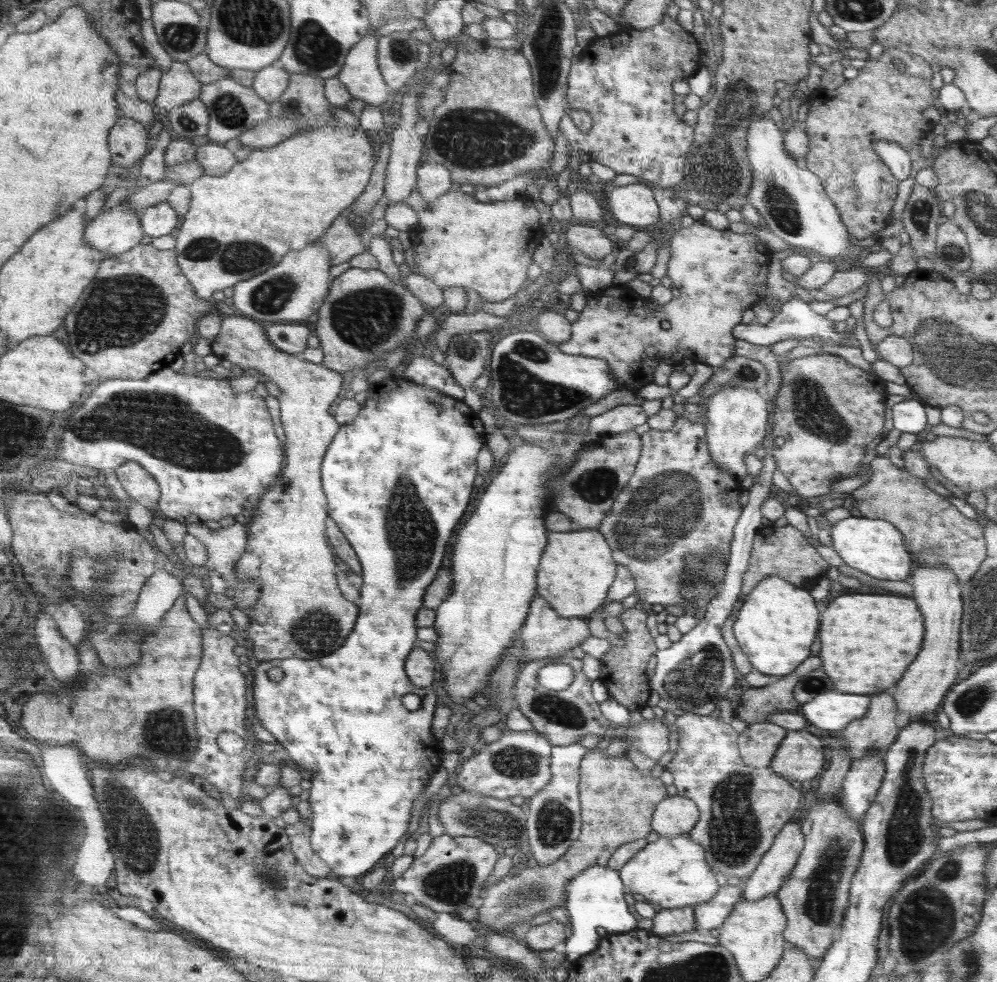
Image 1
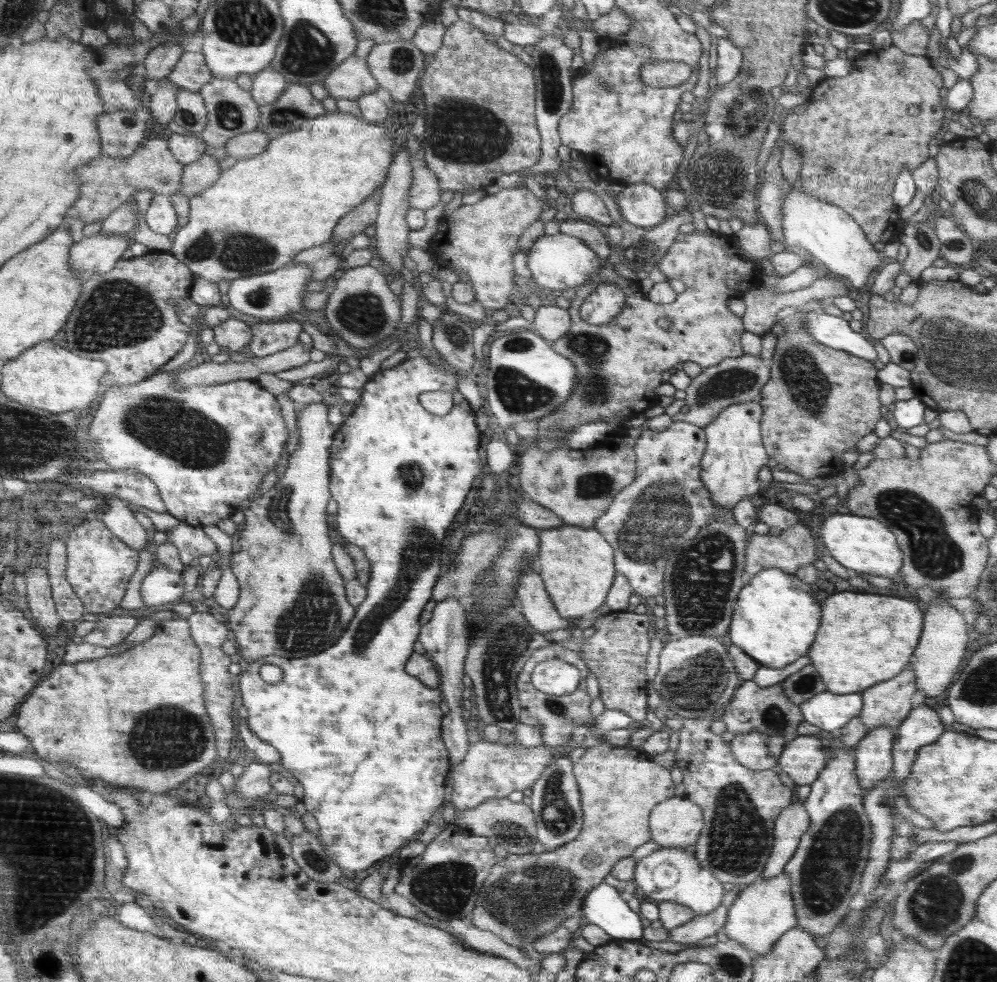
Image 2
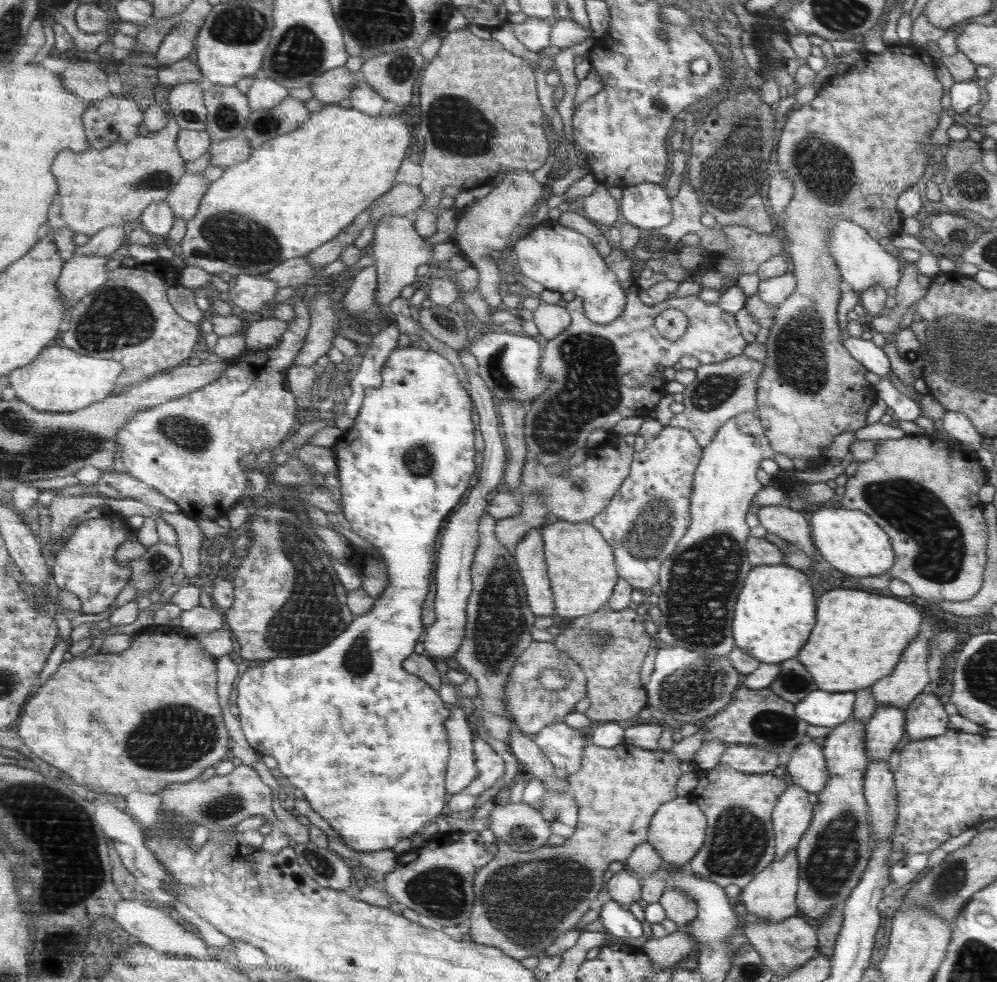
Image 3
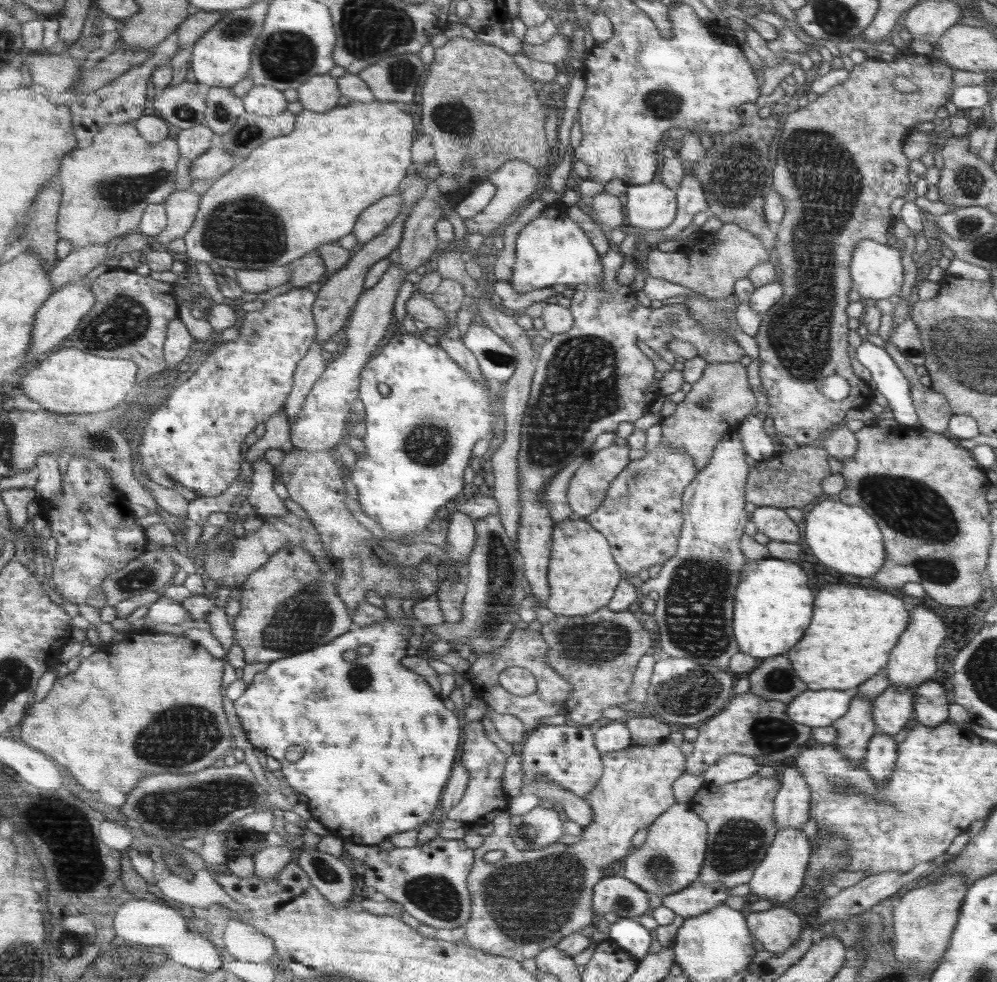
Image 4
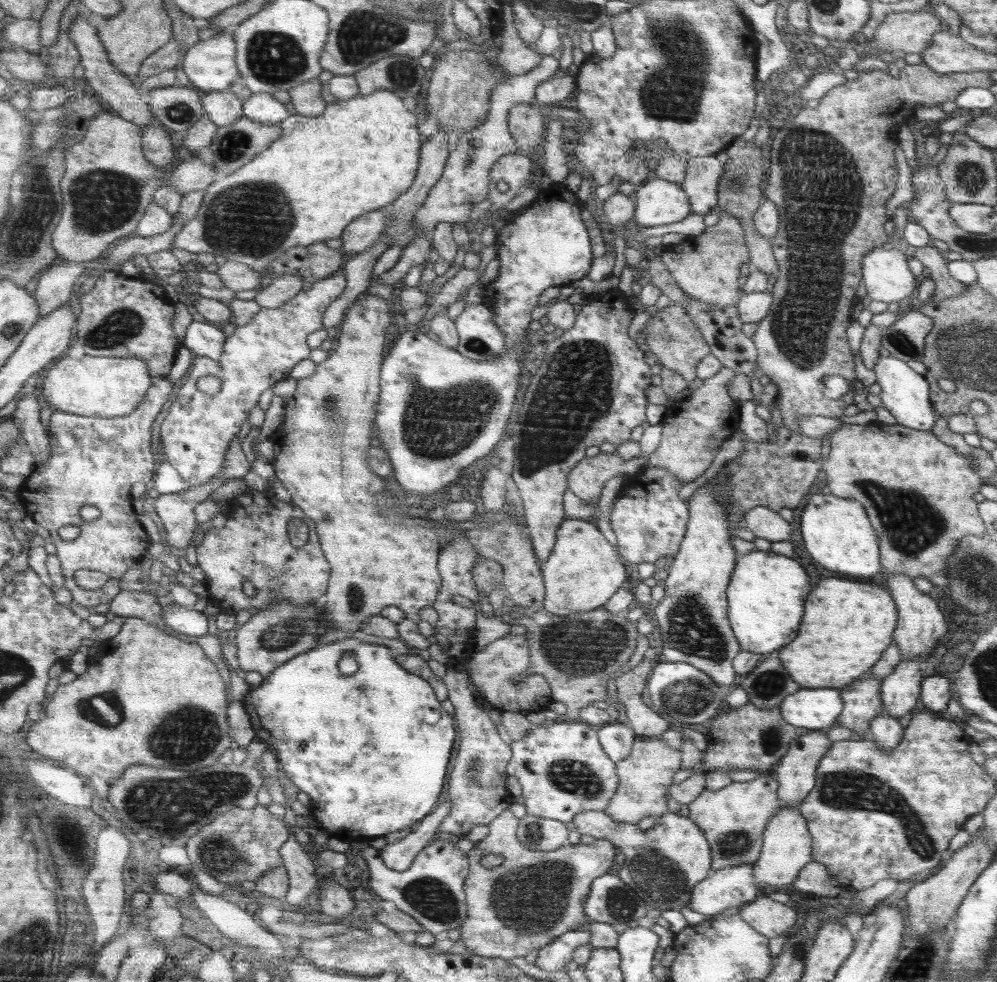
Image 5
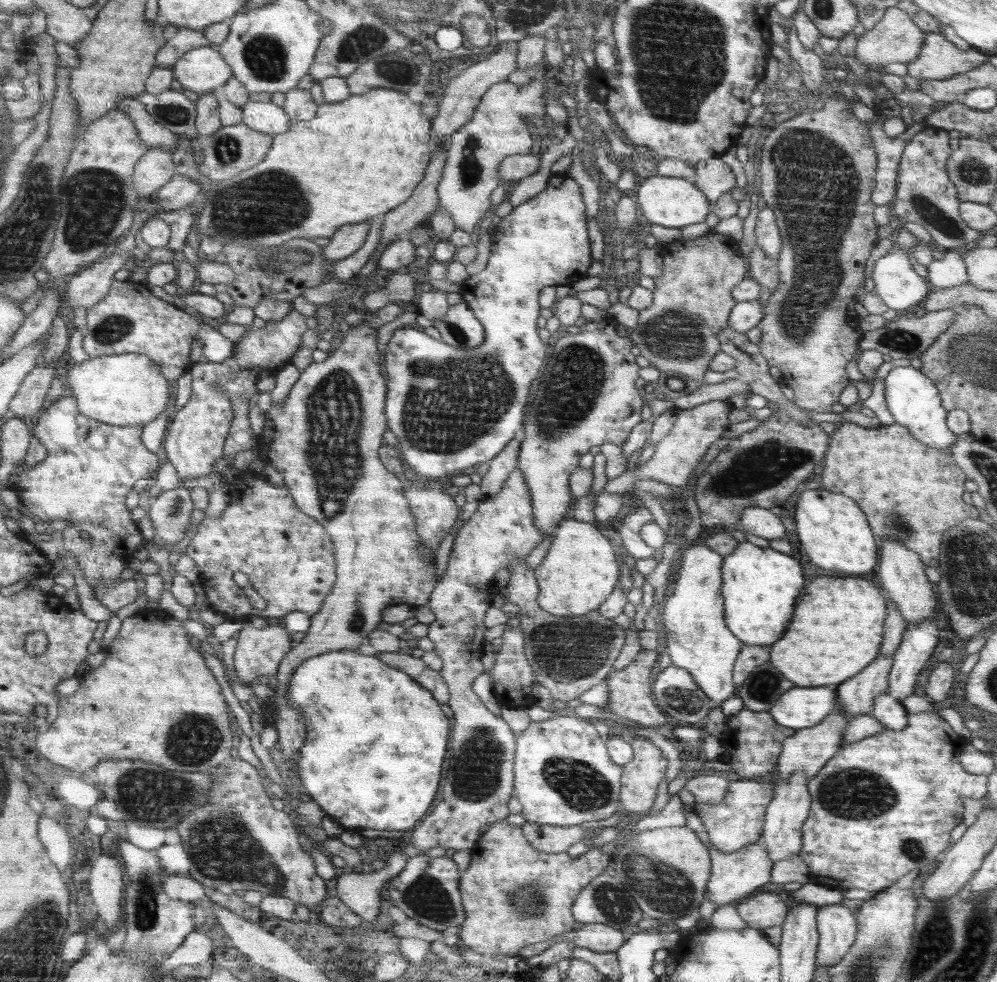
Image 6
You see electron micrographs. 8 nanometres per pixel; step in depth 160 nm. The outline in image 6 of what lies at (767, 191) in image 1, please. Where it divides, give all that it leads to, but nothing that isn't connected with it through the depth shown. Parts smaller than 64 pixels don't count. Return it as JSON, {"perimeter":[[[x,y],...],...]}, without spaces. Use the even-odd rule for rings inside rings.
{"perimeter":[[[893,247],[887,255],[879,258],[874,266],[872,278],[874,289],[872,293],[880,297],[888,308],[899,312],[905,312],[910,306],[921,305],[930,293],[931,287],[926,279],[920,277],[912,267],[913,261],[910,253]]]}

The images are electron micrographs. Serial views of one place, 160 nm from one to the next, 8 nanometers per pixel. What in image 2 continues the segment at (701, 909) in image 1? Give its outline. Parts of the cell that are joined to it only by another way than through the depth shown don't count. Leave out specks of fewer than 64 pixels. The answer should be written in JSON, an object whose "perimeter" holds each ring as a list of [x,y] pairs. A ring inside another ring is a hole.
{"perimeter":[[[722,905],[710,914],[695,916],[692,921],[669,931],[670,942],[696,944],[703,938],[714,936],[720,929],[724,928],[728,914],[729,908]]]}

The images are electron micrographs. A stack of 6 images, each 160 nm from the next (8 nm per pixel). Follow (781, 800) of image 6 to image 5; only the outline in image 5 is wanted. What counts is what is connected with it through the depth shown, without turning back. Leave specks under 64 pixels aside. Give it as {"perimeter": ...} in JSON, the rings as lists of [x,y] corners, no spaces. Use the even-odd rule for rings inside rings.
{"perimeter":[[[782,807],[765,830],[764,848],[753,865],[757,883],[764,883],[768,891],[793,886],[796,876],[813,858],[813,836],[799,807]]]}

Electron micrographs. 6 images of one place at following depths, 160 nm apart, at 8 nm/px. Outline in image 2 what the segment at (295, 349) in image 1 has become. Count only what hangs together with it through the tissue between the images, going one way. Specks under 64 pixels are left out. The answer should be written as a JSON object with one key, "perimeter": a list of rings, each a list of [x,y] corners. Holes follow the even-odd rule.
{"perimeter":[[[272,320],[252,326],[252,338],[248,344],[248,353],[263,358],[292,348],[299,343],[302,323],[298,321]]]}

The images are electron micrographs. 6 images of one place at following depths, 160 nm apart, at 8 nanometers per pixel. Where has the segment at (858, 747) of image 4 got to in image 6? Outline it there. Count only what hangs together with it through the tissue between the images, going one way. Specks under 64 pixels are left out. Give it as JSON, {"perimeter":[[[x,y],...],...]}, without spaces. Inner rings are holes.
{"perimeter":[[[878,656],[860,674],[836,686],[836,702],[848,718],[871,714],[874,699],[887,692],[892,665],[890,657]]]}

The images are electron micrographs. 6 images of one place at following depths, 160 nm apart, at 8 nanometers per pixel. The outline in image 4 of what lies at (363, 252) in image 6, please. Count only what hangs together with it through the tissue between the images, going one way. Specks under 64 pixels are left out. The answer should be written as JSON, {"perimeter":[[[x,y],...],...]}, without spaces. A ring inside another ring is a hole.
{"perimeter":[[[307,287],[291,289],[284,294],[273,297],[265,301],[263,309],[247,312],[242,326],[238,330],[240,334],[238,334],[236,340],[219,344],[218,349],[210,354],[204,353],[201,356],[201,363],[195,363],[194,365],[194,375],[170,392],[168,400],[162,404],[160,409],[152,414],[147,426],[144,426],[141,431],[137,429],[138,442],[134,445],[134,454],[142,462],[143,470],[149,472],[152,468],[159,467],[165,470],[169,478],[174,482],[174,485],[180,484],[190,490],[195,490],[200,497],[222,494],[236,480],[236,476],[238,476],[238,470],[240,470],[240,444],[246,438],[246,434],[250,434],[260,422],[264,422],[264,420],[274,416],[276,412],[280,412],[280,408],[284,404],[284,398],[288,398],[288,392],[293,387],[294,372],[300,360],[303,360],[304,356],[308,354],[308,348],[313,344],[313,340],[317,335],[316,319],[310,316],[310,306],[315,304],[314,300],[317,300],[316,294],[310,292],[310,289]]]}

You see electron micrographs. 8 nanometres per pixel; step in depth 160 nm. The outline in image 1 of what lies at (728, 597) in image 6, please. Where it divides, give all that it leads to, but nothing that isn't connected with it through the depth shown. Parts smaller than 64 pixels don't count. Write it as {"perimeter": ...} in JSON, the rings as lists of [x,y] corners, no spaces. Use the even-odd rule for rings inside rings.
{"perimeter":[[[777,576],[766,577],[748,594],[739,613],[733,634],[754,669],[776,678],[786,676],[810,656],[804,648],[814,644],[820,612],[806,590]]]}

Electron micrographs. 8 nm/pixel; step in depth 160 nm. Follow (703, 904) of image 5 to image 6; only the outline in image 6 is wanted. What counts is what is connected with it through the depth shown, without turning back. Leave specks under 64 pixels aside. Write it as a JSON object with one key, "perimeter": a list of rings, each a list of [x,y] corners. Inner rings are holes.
{"perimeter":[[[684,813],[684,817],[686,818],[686,827],[696,833],[709,850],[712,874],[710,874],[709,885],[706,886],[706,898],[718,903],[719,906],[736,904],[746,897],[753,896],[758,888],[770,883],[774,862],[770,860],[769,851],[764,848],[760,840],[738,850],[737,853],[722,854],[709,842],[708,833],[696,813]]]}

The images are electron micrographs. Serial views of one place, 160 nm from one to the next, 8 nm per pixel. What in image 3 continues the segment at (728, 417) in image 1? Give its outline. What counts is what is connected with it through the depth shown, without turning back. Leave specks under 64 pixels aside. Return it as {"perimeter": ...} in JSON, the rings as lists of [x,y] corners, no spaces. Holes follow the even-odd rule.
{"perimeter":[[[744,412],[727,420],[703,447],[689,496],[690,526],[658,572],[662,616],[655,637],[661,645],[685,647],[718,658],[736,648],[732,632],[738,592],[753,568],[746,556],[750,528],[744,518],[754,494],[762,488],[756,478],[758,466],[775,453],[755,413]]]}

